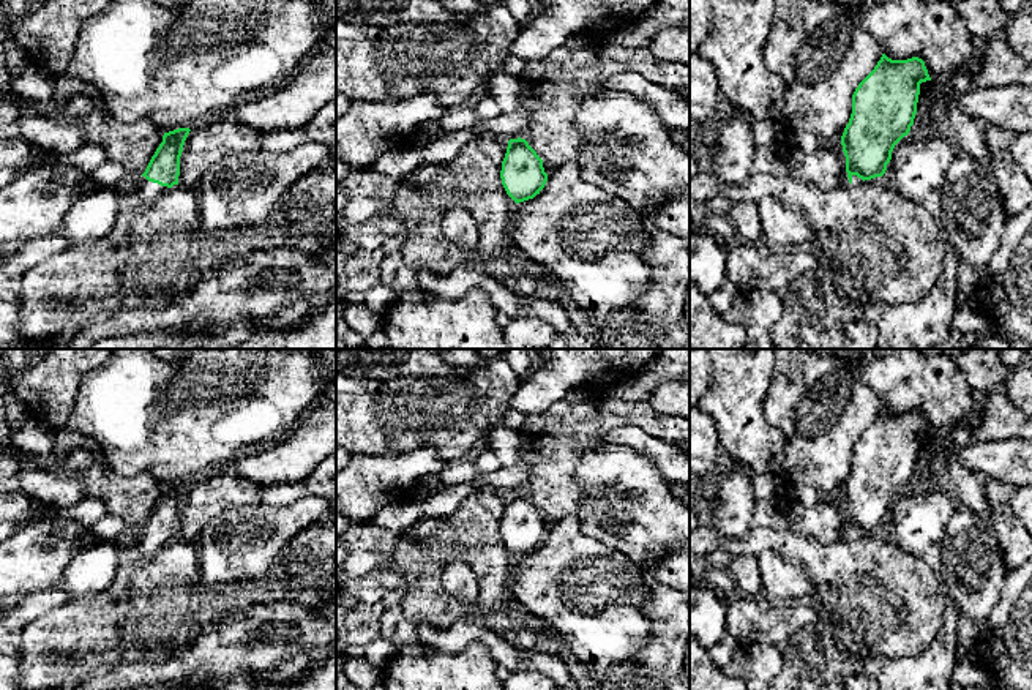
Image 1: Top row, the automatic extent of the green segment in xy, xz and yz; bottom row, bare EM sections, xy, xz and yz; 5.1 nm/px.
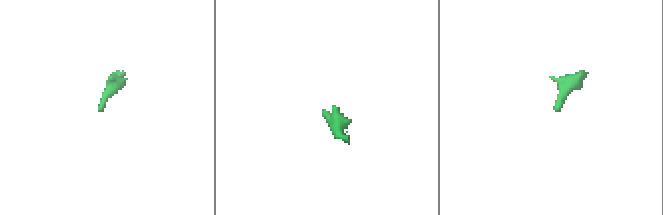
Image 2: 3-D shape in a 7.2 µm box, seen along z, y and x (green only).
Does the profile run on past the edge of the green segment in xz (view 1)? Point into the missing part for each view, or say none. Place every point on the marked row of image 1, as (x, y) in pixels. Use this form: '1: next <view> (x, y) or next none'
1: next none

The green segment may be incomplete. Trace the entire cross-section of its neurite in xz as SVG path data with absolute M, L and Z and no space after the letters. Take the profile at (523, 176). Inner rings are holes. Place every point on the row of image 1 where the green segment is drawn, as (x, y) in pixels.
M510 139L500 171L507 194L516 202L533 199L544 188L543 159L525 139Z

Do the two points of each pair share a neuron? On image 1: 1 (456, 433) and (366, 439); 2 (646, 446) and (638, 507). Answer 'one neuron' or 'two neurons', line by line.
1: one neuron
2: two neurons

